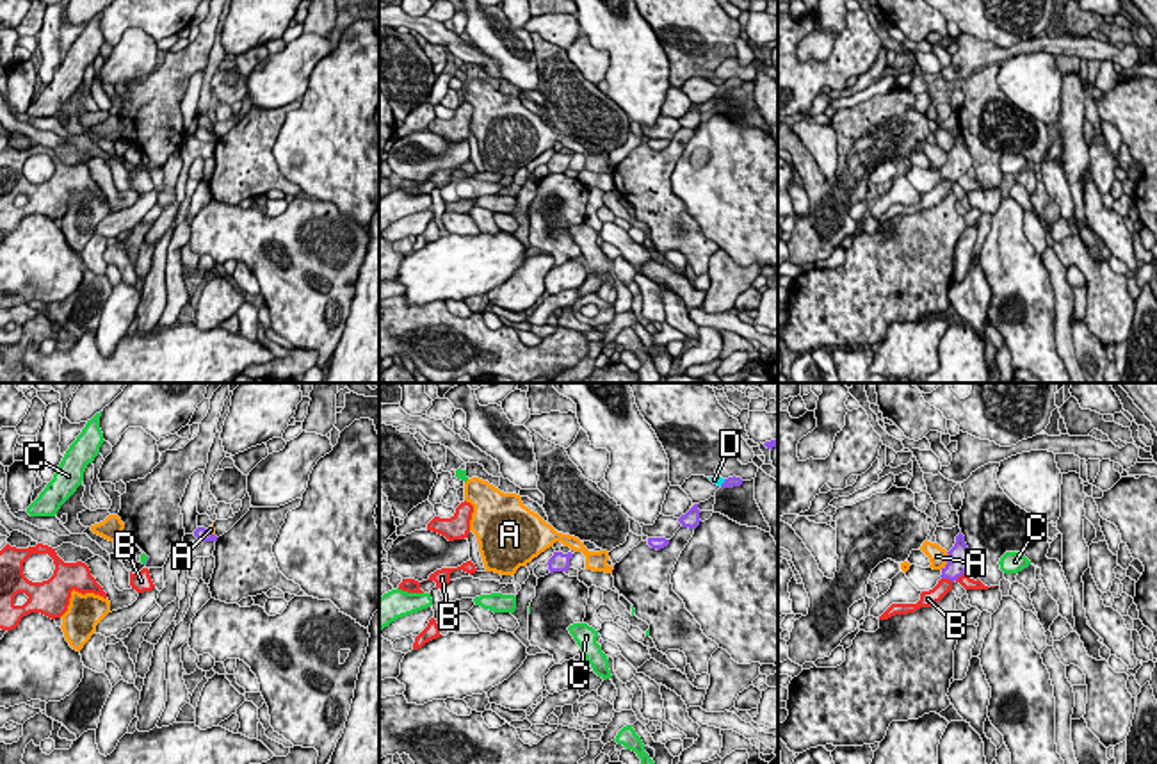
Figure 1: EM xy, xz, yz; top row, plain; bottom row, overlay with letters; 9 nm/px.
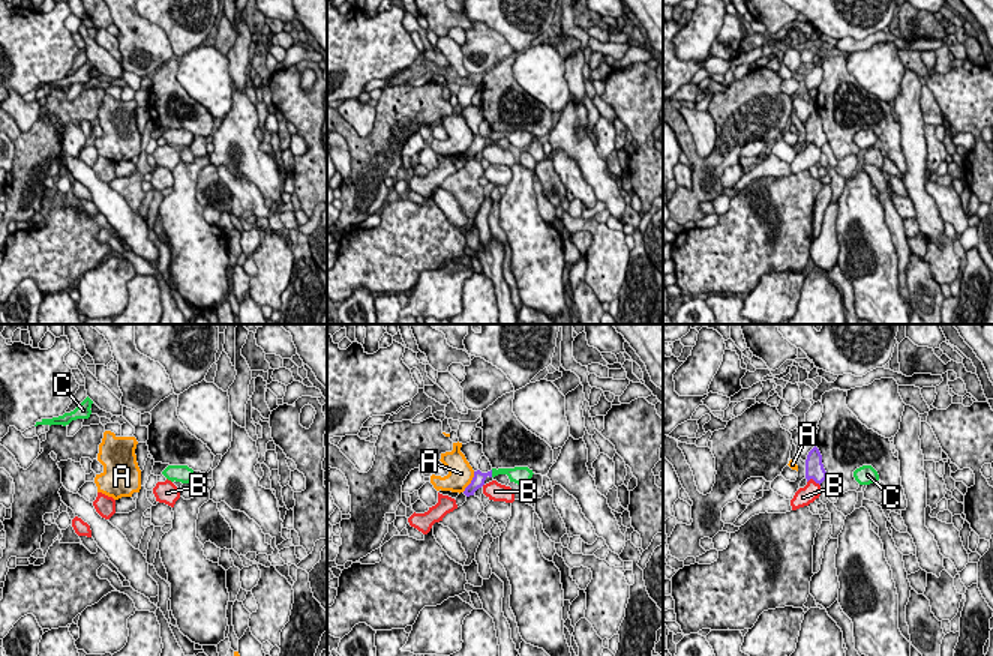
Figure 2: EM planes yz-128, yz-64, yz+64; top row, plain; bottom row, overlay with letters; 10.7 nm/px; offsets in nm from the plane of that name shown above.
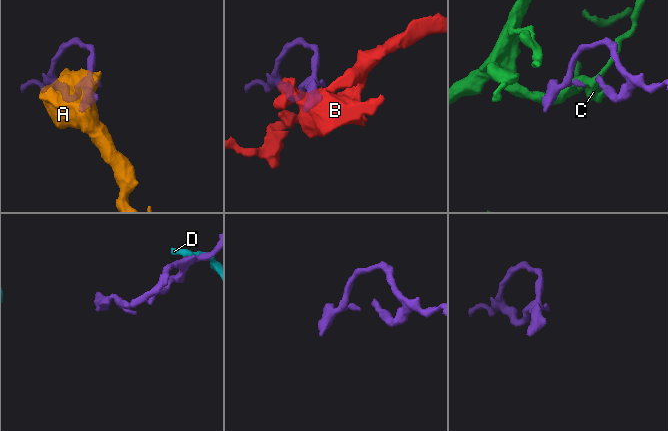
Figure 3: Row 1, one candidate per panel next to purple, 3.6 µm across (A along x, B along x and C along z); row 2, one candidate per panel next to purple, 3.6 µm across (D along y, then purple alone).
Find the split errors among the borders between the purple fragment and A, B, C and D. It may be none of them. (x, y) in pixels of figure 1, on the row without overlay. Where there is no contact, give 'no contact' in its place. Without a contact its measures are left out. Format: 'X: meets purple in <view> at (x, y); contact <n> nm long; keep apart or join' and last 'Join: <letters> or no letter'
A: meets purple in yz at (947, 162); contact 170 nm long; keep apart
B: meets purple in yz at (960, 177); contact 130 nm long; keep apart
C: meets purple in xy at (146, 162); contact 70 nm long; join
D: meets purple in xz at (723, 84); contact 80 nm long; keep apart
Join: C

